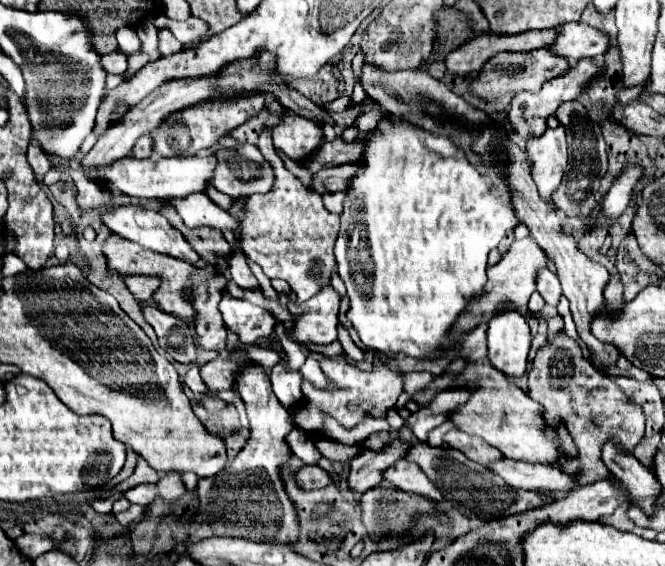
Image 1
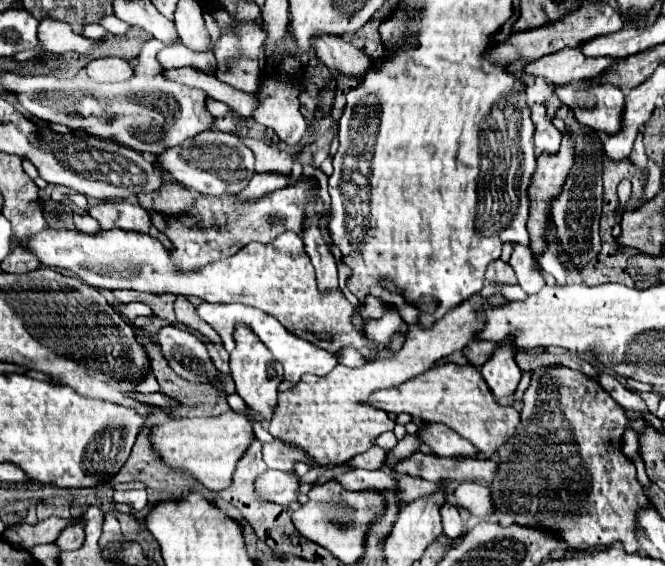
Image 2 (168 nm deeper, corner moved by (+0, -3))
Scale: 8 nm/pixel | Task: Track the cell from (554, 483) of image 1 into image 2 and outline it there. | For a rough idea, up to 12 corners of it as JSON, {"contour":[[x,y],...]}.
{"contour":[[432,457],[400,461],[396,471],[432,483],[484,481],[492,485],[494,459]]}

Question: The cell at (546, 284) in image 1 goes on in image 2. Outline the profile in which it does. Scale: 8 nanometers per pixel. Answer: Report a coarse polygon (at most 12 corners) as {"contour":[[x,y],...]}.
{"contour":[[516,245],[509,264],[518,285],[538,293],[546,283],[530,249]]}

